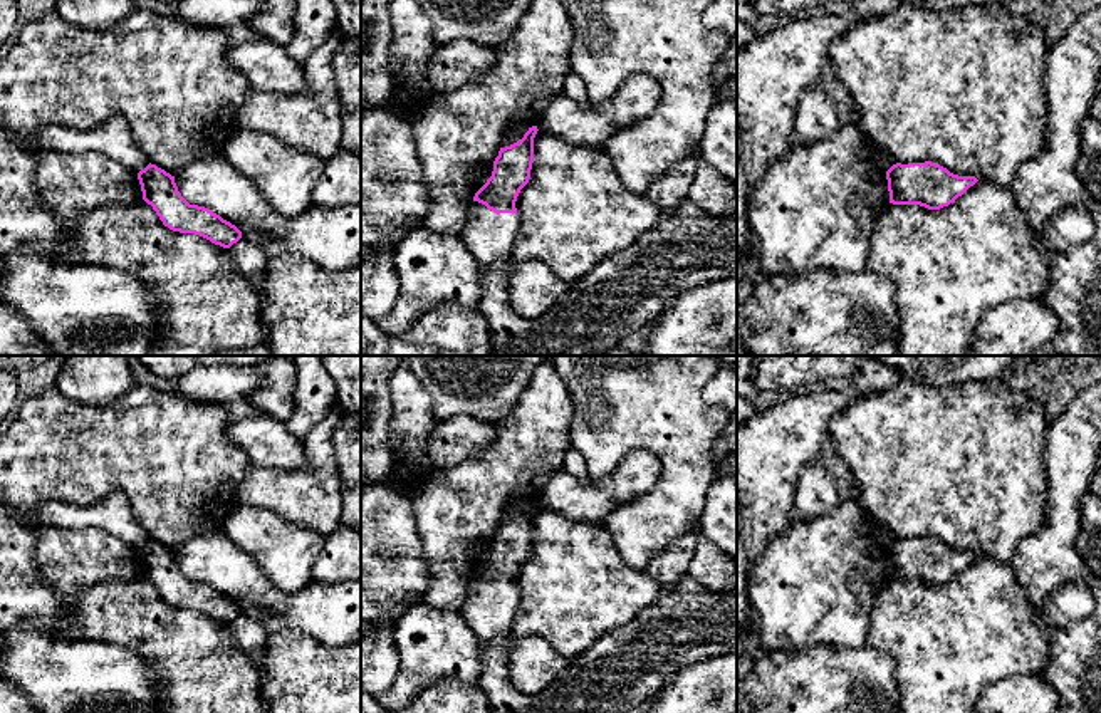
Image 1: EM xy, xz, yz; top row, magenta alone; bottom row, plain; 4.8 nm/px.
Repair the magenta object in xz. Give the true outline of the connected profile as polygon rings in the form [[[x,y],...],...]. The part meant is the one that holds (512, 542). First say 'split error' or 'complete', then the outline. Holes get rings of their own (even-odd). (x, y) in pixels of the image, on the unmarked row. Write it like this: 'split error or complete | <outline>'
split error | [[[532,502],[522,515],[500,523],[492,552],[468,580],[467,599],[458,611],[482,644],[483,669],[478,684],[488,700],[490,713],[626,713],[648,703],[683,668],[737,653],[737,589],[710,591],[686,574],[676,584],[661,587],[656,601],[629,624],[613,629],[571,659],[544,693],[519,693],[510,683],[507,653],[502,648],[512,636],[520,599],[515,577],[530,554],[537,507],[537,502]]]

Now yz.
complete | [[[896,539],[886,547],[890,579],[940,585],[953,579],[978,555],[958,552],[938,539]]]

